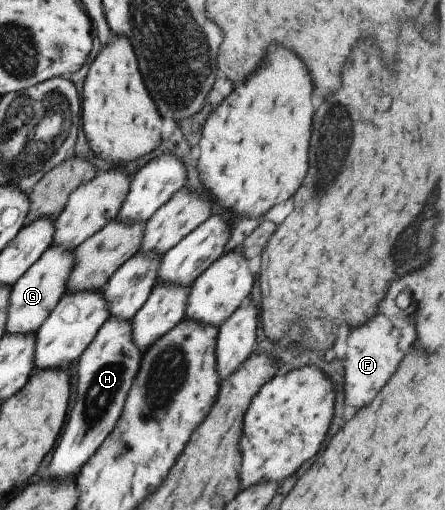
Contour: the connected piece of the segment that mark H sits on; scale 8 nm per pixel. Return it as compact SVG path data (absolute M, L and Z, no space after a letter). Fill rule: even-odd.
M108 317L100 325L90 344L78 357L76 400L52 452L48 464L50 478L66 480L68 476L76 476L78 468L94 454L100 442L114 428L123 409L127 390L136 376L141 355L131 337L130 320Z

